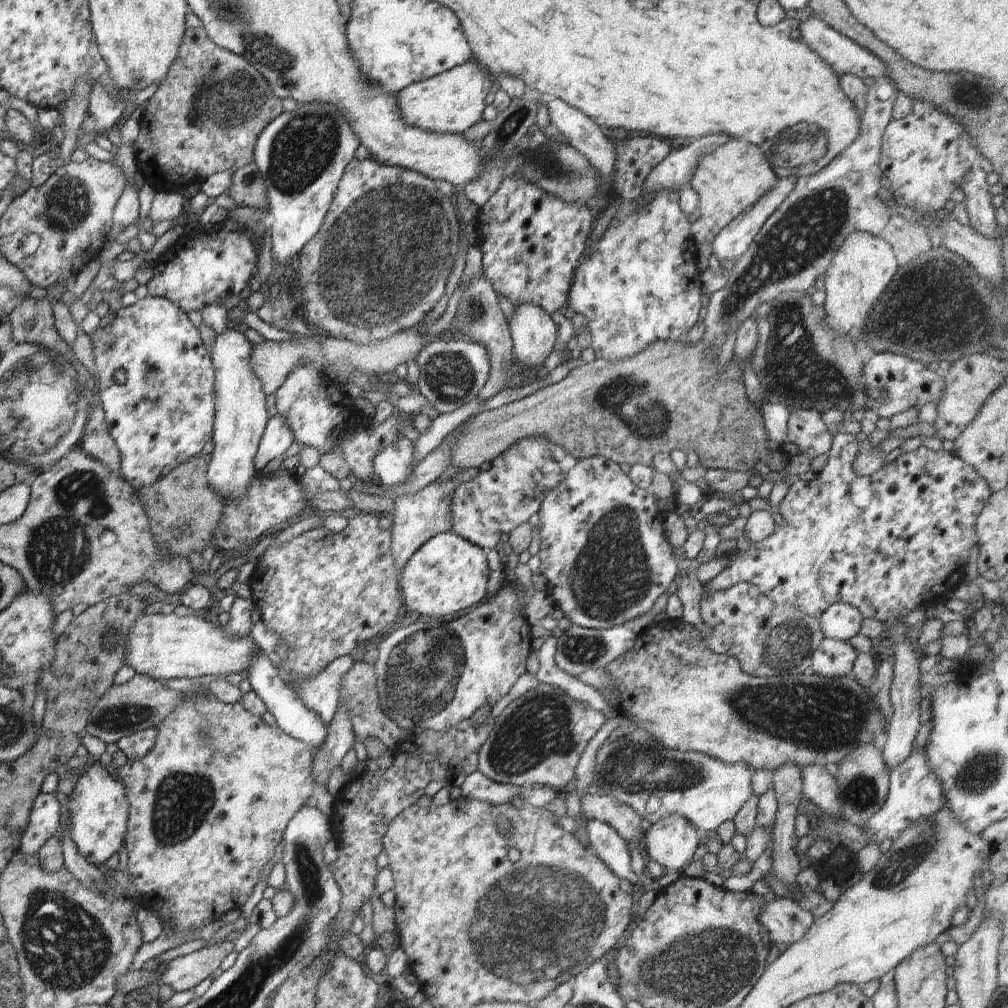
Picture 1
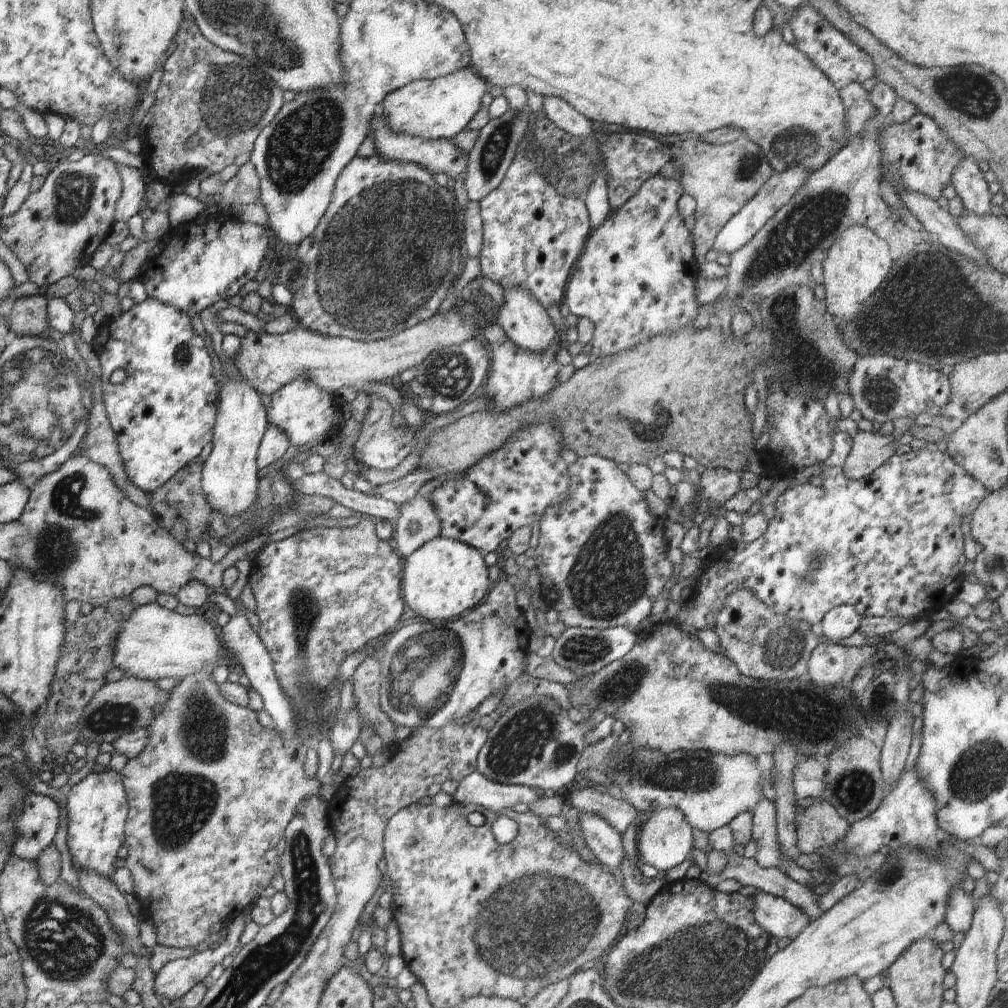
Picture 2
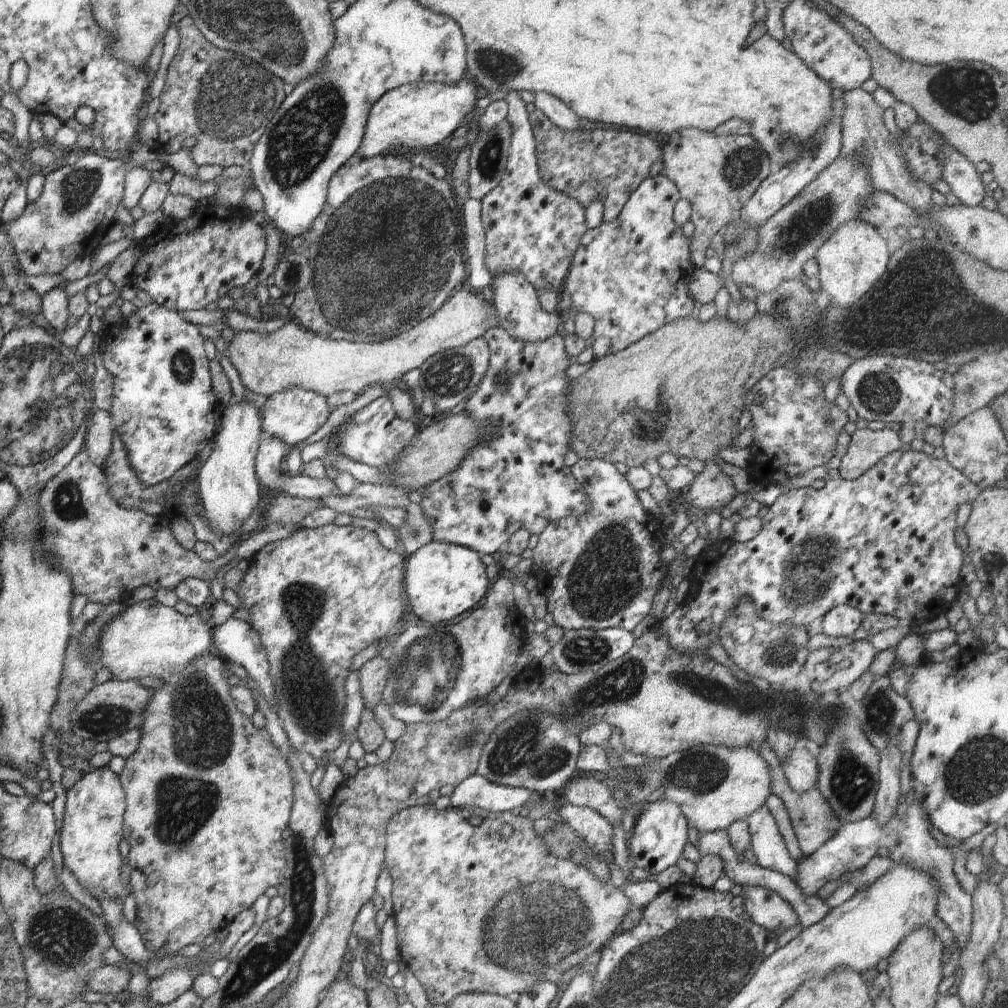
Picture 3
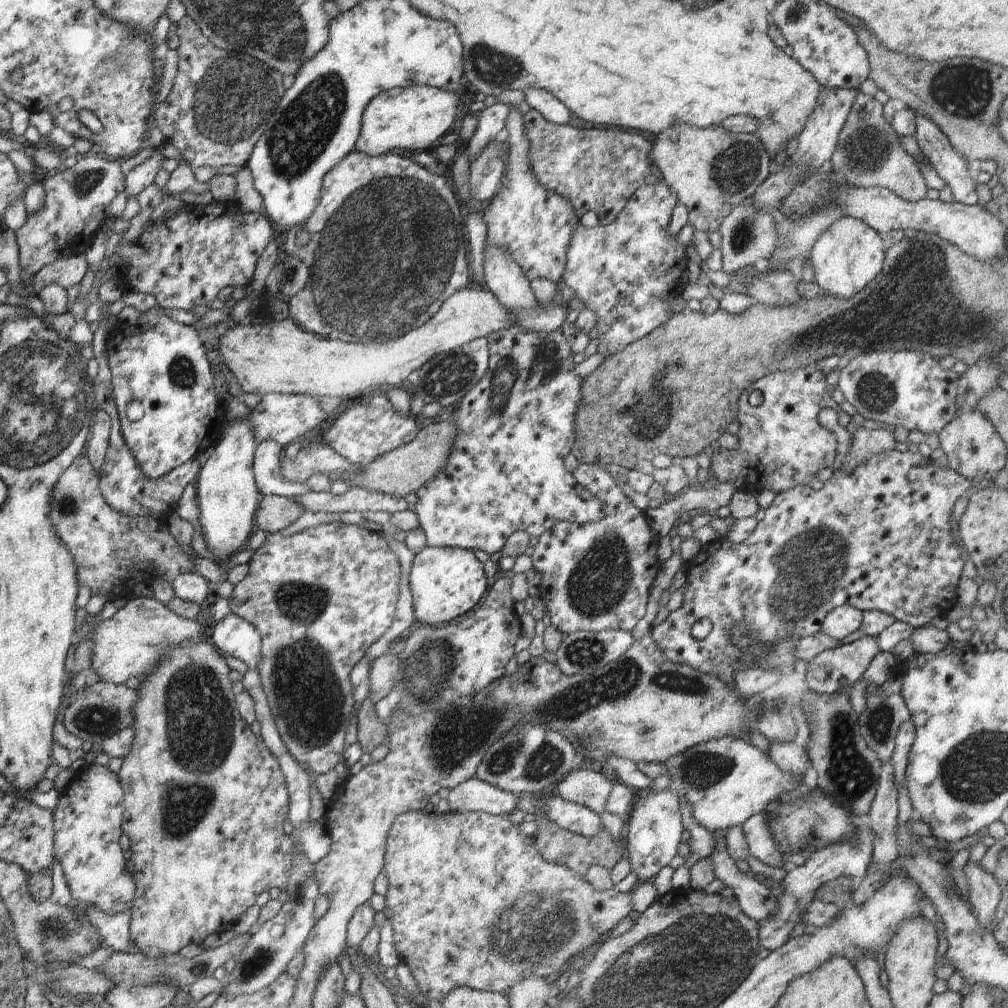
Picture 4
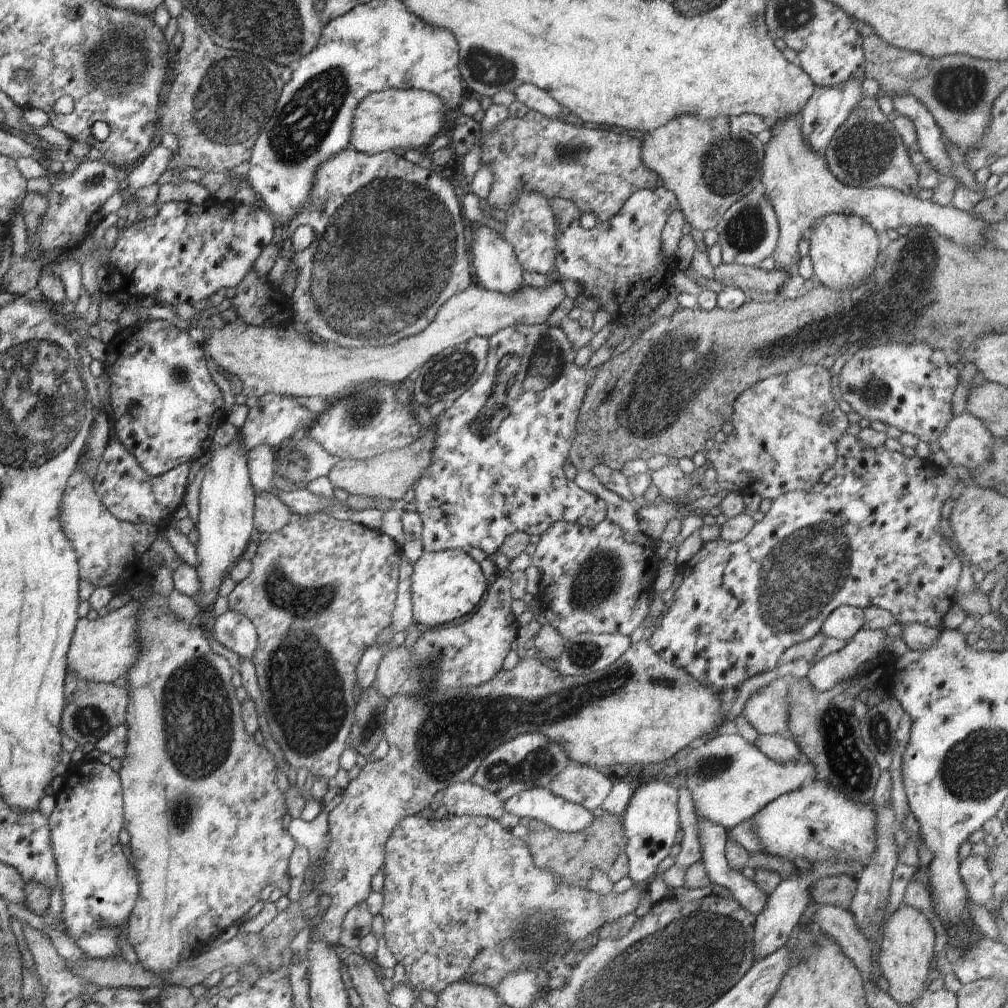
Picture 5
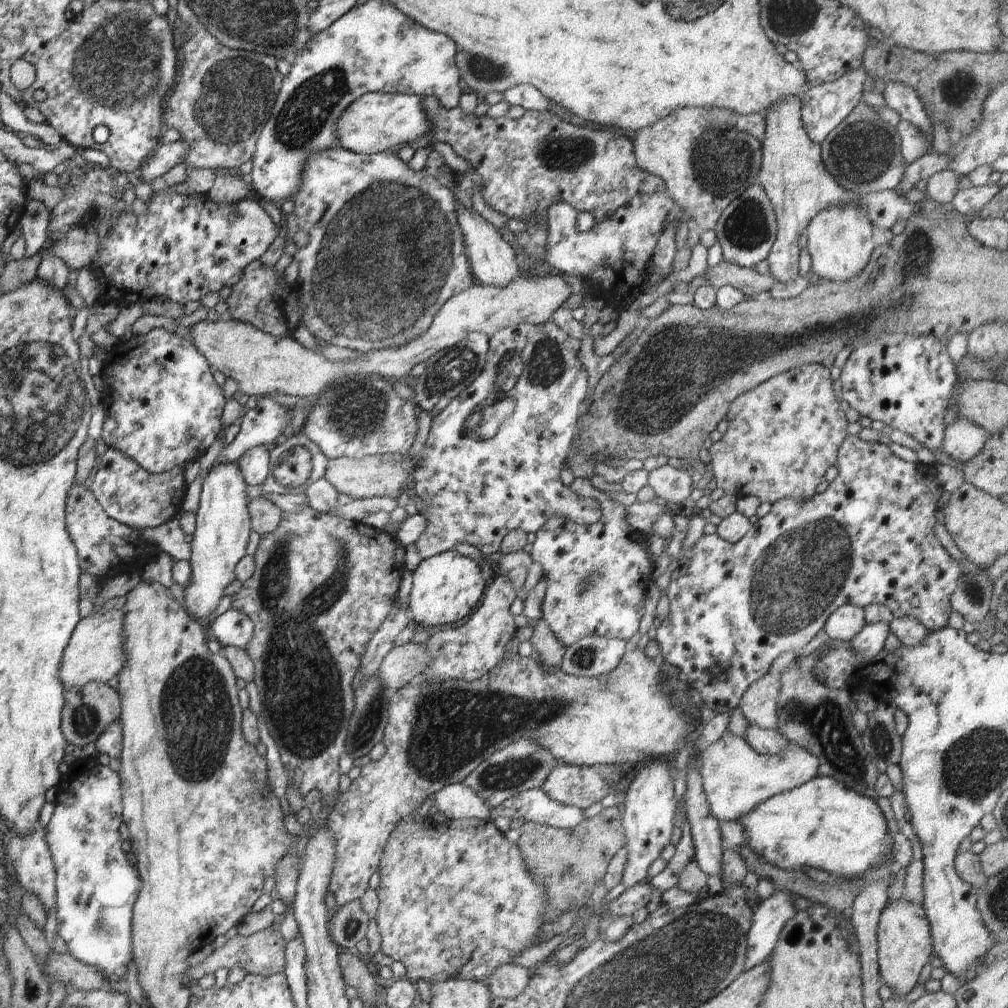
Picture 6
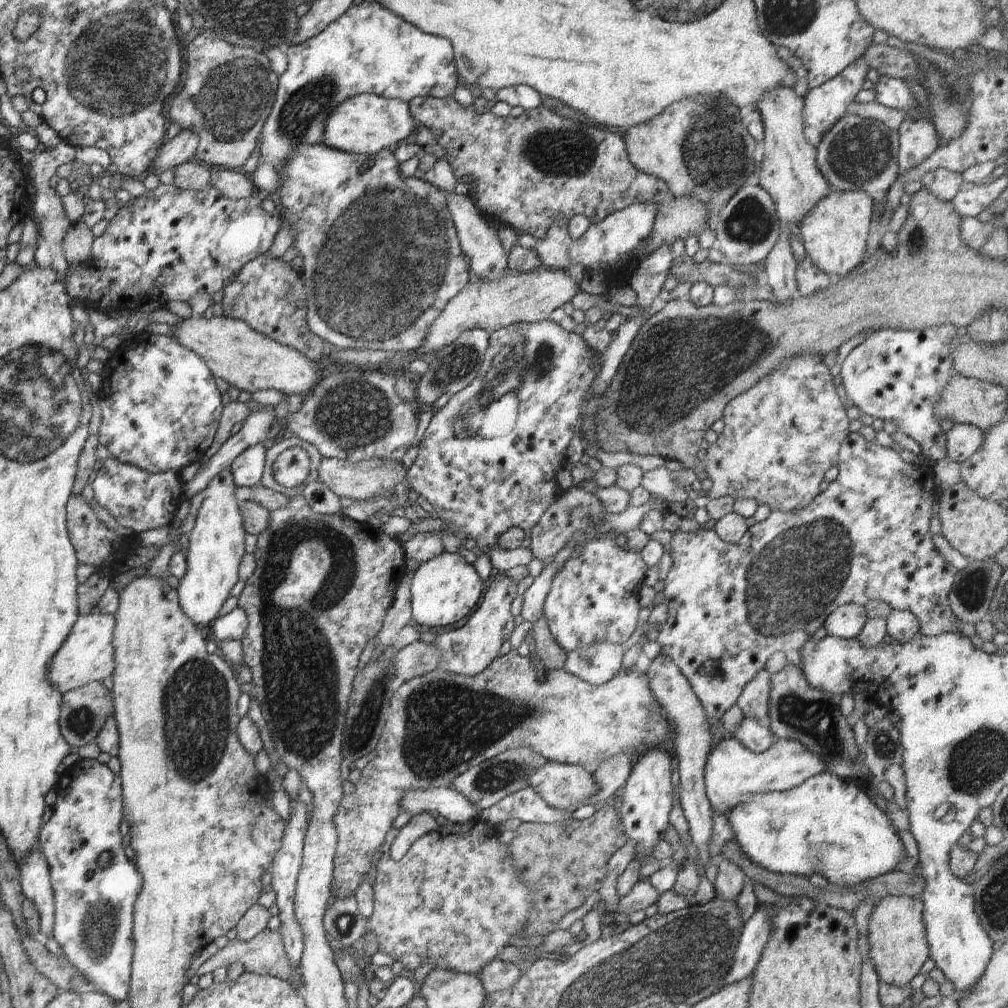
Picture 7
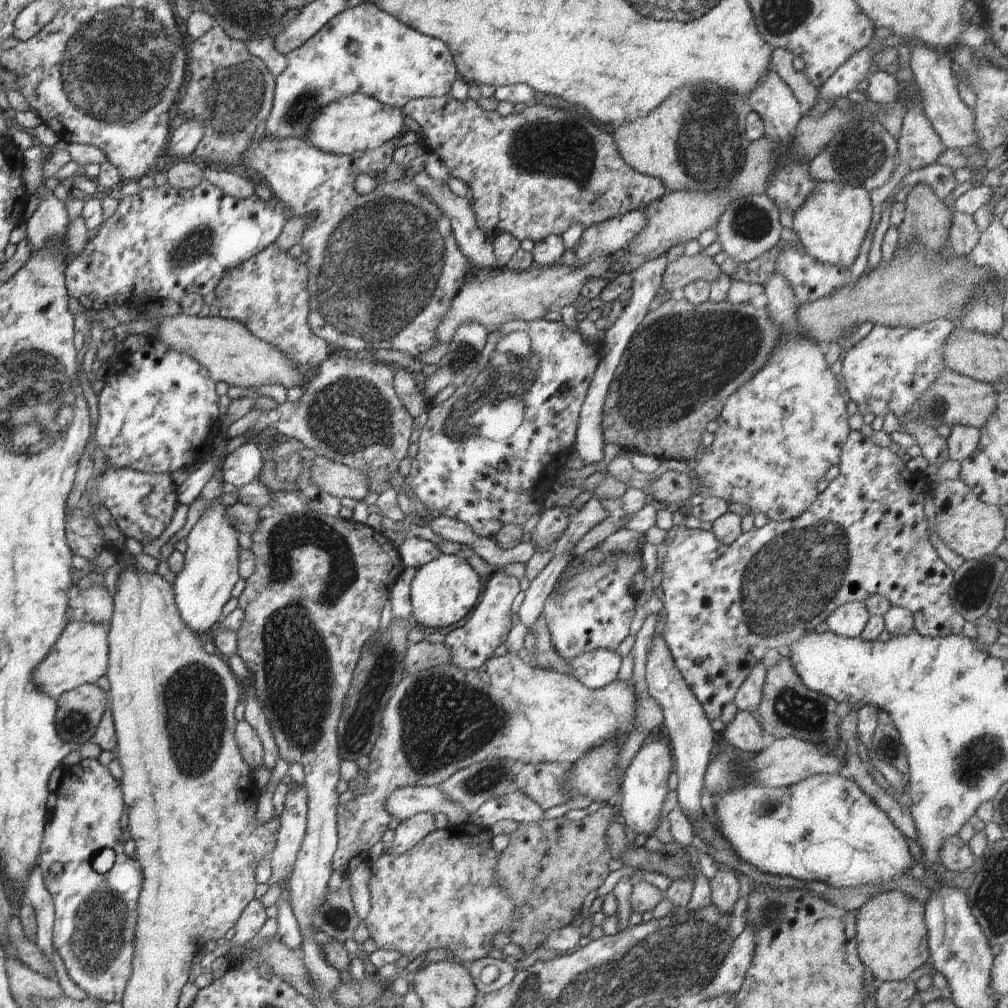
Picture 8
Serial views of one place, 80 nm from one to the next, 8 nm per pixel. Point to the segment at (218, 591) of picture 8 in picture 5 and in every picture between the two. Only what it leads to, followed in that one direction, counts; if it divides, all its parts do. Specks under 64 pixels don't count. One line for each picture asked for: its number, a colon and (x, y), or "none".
5: (227, 497)
6: (223, 525)
7: (216, 543)

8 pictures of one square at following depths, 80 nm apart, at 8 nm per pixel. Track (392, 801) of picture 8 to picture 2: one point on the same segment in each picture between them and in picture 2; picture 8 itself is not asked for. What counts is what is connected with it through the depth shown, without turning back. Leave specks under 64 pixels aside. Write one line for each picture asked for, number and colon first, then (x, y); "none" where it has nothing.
2: (475, 789)
3: (475, 791)
4: (473, 795)
5: (466, 798)
6: (457, 802)
7: (448, 802)

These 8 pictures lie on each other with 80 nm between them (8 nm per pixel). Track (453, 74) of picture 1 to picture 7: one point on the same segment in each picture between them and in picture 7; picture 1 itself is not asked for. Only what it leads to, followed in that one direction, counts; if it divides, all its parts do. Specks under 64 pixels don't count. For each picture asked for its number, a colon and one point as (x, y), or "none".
2: (433, 109)
3: (420, 115)
4: (413, 118)
5: (410, 119)
6: (375, 122)
7: (366, 123)

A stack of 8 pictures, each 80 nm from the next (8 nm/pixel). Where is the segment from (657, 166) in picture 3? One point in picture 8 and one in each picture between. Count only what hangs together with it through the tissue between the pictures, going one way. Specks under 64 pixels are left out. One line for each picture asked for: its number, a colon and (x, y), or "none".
4: (597, 169)
5: (598, 170)
6: (526, 165)
7: (529, 170)
8: (532, 174)

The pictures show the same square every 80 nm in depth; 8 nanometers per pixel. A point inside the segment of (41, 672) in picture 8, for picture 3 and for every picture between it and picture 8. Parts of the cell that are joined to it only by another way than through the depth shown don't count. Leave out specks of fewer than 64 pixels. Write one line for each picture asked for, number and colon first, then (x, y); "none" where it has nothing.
3: (147, 638)
4: (138, 635)
5: (103, 649)
6: (94, 652)
7: (86, 655)

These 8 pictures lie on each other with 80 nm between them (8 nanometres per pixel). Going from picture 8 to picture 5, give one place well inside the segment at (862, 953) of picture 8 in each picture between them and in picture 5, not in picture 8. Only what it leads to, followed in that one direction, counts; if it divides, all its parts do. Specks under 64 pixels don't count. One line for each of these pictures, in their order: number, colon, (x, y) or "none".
5: (906, 950)
6: (904, 946)
7: (897, 941)

